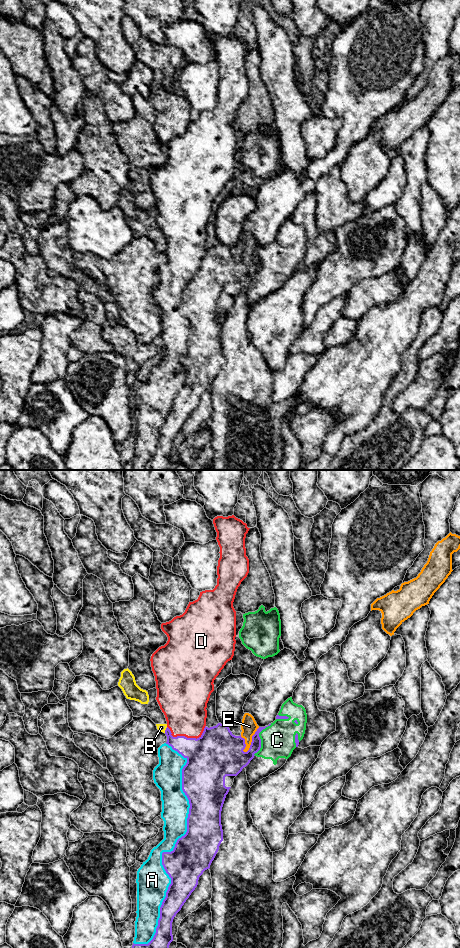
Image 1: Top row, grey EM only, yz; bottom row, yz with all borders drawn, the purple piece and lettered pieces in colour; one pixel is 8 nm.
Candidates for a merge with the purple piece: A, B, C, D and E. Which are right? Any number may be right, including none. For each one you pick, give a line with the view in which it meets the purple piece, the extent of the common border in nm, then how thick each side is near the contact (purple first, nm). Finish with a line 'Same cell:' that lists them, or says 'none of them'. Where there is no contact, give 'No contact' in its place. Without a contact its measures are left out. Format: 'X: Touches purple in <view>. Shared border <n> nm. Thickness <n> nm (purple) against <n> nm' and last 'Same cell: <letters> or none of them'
E: Touches purple in yz. Shared border 240 nm. Thickness 320 nm (purple) against 130 nm
Same cell: E

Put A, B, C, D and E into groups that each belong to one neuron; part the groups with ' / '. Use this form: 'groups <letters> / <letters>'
groups A D / B / C / E

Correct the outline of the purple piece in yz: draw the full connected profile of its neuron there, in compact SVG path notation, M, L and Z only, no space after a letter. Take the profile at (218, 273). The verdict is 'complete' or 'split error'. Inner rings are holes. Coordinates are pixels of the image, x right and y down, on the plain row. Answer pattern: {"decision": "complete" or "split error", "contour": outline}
{"decision": "split error", "contour": "M245 233L240 256L233 255L229 247L221 243L210 248L205 246L202 255L197 259L185 256L173 257L170 249L166 248L166 264L187 279L182 289L182 310L190 324L187 352L177 360L171 372L162 373L162 385L171 398L171 404L160 427L156 453L148 464L133 463L132 470L169 470L169 465L173 461L173 439L197 407L199 397L210 388L223 361L221 331L231 308L225 306L225 297L237 296L250 283L254 274L261 268L259 253L266 247L268 246L259 247L254 237Z"}

